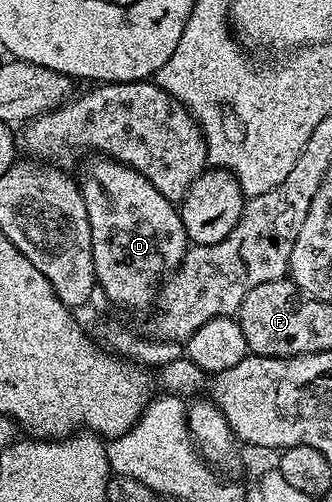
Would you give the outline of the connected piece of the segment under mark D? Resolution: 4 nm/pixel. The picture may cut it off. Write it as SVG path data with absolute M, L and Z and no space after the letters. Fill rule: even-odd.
M95 154L82 167L80 186L92 229L94 278L118 307L146 311L155 306L167 275L178 270L188 250L182 212L136 169Z

